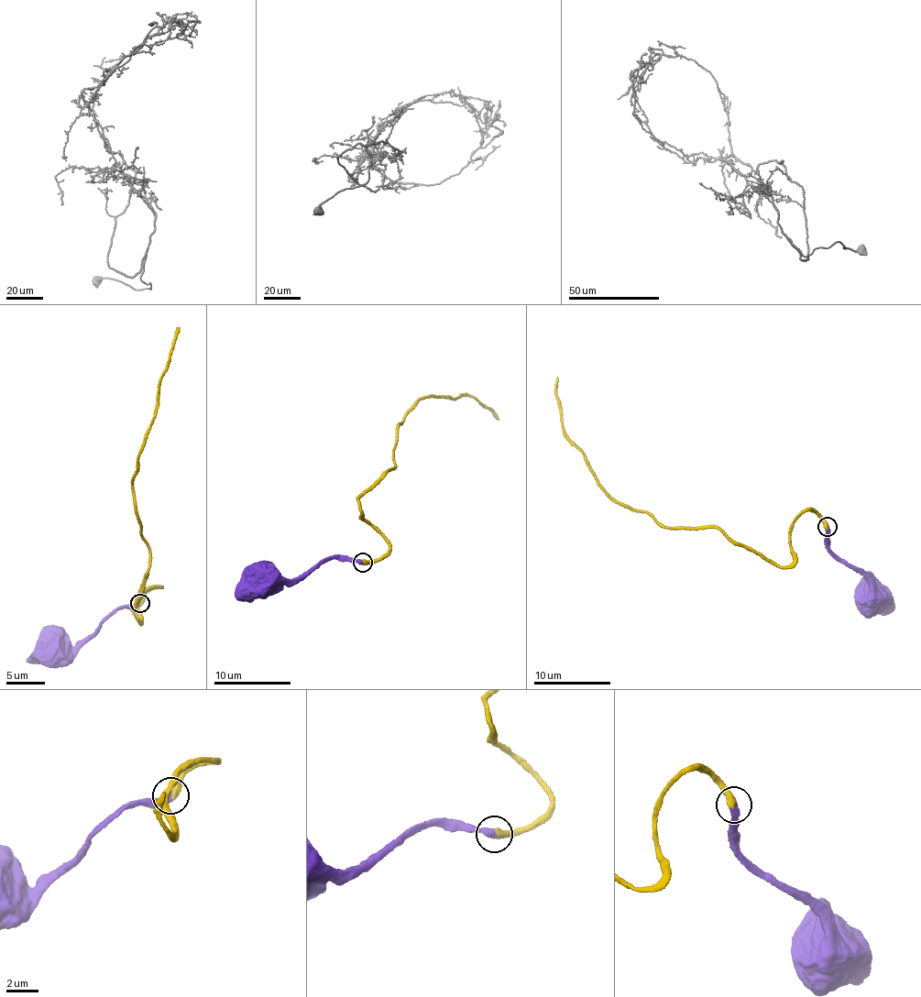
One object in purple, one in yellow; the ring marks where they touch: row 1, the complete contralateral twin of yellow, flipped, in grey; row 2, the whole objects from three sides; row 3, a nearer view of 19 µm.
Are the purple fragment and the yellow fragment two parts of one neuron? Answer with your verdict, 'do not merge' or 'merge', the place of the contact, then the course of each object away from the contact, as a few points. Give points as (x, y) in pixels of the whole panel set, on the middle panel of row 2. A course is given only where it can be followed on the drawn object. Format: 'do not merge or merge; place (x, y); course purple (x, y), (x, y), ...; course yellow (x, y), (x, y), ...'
merge; place (362, 563); course purple (363, 563), (331, 559), (290, 578), (282, 579), (270, 571), (265, 574), (264, 578); course yellow (363, 563), (388, 544), (363, 520), (358, 497), (395, 466), (396, 429), (414, 402), (466, 396), (498, 420)

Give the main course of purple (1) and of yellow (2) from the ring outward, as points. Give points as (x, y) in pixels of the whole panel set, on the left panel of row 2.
1: (140, 603), (118, 607), (109, 613), (79, 648), (56, 656), (54, 653)
2: (140, 603), (148, 591), (160, 588), (142, 593), (139, 619), (134, 612), (148, 549), (132, 488), (179, 326)

